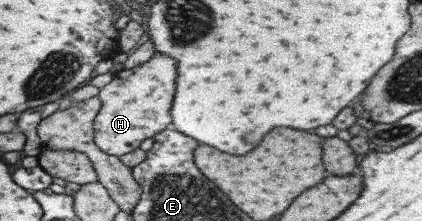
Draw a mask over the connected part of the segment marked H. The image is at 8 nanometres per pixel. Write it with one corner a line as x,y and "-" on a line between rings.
154,51
148,61
136,67
115,72
110,82
101,87
97,93
101,106
93,119
93,141
96,147
108,155
120,157
120,155
134,151
144,139
154,137
156,133
166,129
166,125
171,121
170,101
174,93
174,77
176,77
174,59
158,51

